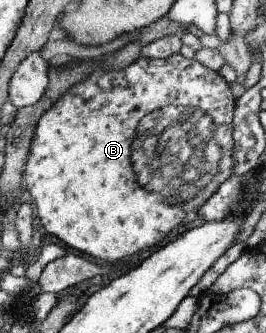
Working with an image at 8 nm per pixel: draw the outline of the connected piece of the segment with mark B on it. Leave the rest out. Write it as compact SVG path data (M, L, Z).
M174 53L165 59L138 57L134 63L120 71L92 71L82 82L72 85L51 107L42 113L36 123L33 141L30 143L26 163L22 171L25 196L30 199L37 225L44 235L58 238L64 245L80 251L86 257L100 259L107 264L129 259L141 251L162 241L170 231L183 225L188 213L197 213L202 203L218 191L218 187L232 175L232 117L234 117L236 99L230 87L218 72L211 71L192 59L186 59L180 53Z

